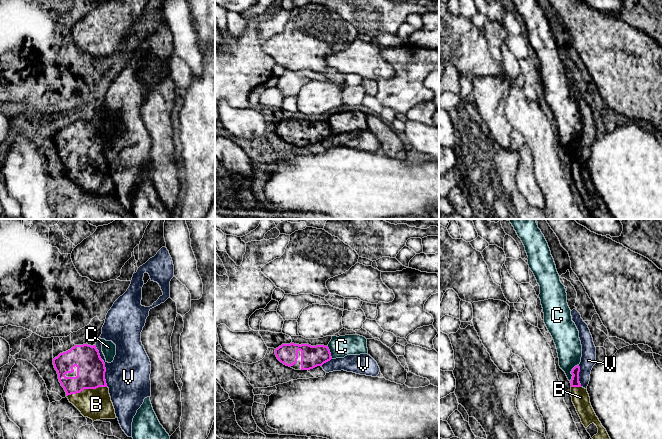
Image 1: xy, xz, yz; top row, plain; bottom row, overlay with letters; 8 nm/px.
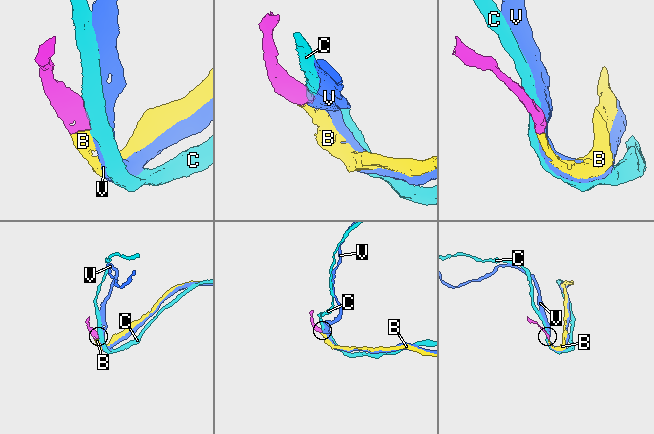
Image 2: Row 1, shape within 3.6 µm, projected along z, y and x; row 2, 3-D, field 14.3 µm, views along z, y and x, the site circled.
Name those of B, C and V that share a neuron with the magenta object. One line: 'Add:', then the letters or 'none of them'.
Add: B

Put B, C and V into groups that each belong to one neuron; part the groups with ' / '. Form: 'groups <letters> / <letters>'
groups B / C / V

